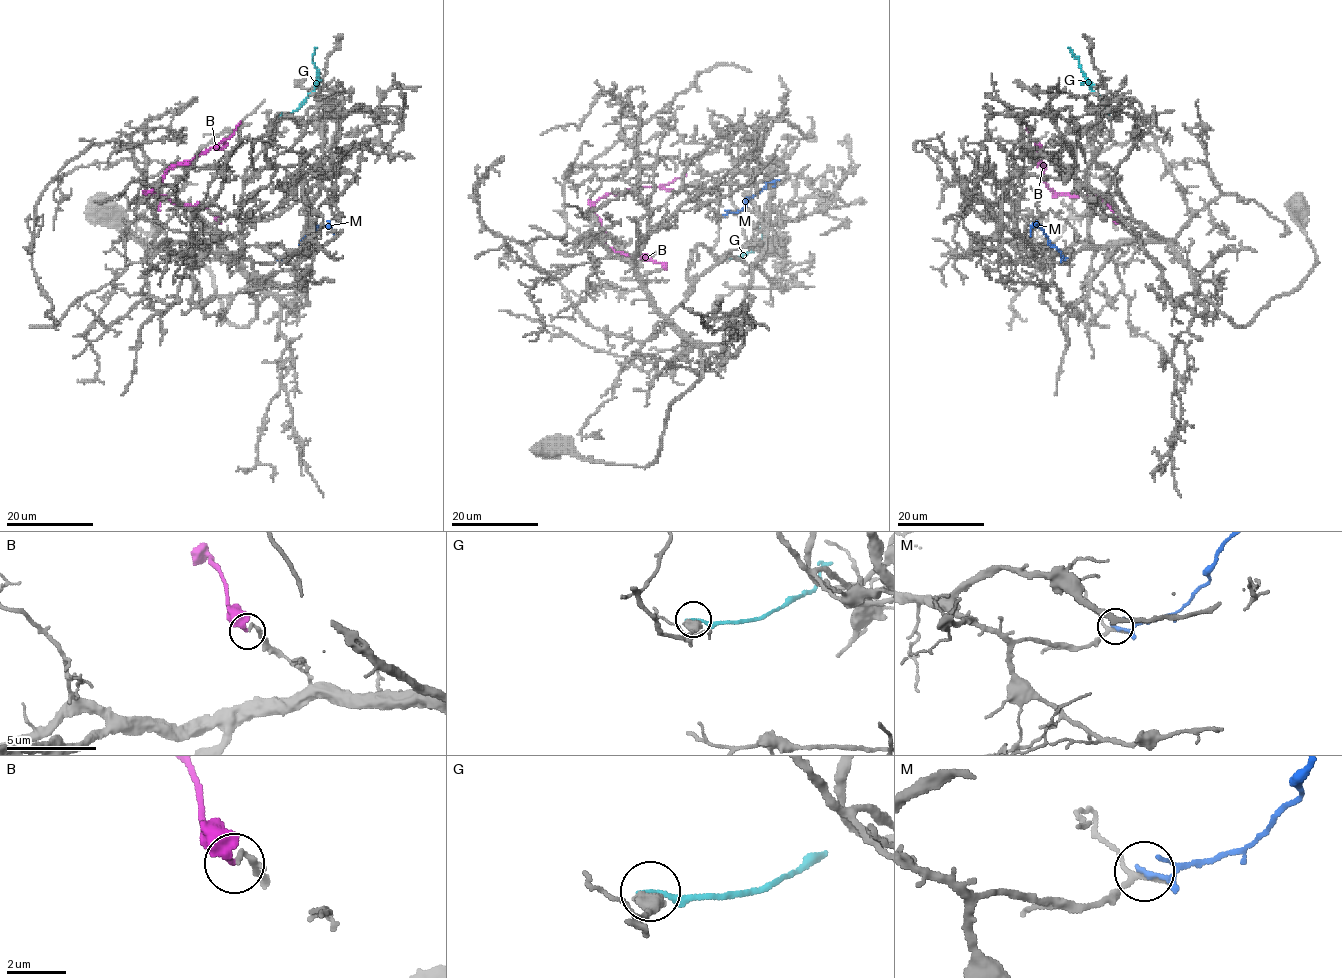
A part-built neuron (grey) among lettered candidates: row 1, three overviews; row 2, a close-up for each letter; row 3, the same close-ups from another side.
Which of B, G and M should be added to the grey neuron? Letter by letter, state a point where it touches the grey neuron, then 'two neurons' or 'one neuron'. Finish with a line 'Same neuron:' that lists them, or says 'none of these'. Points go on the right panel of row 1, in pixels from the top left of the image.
B: contact (1118, 223); two neurons
G: contact (1107, 115); two neurons
M: contact (1067, 259); two neurons
Same neuron: none of these

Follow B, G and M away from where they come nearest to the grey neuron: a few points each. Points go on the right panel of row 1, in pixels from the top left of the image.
B: (1118, 224), (1110, 208), (1097, 195), (1057, 193), (1047, 186), (1026, 121)
G: (1107, 115), (1102, 99), (1091, 88), (1078, 59), (1067, 48)
M: (1067, 258), (1063, 258), (1038, 226), (1032, 226), (1031, 236)

